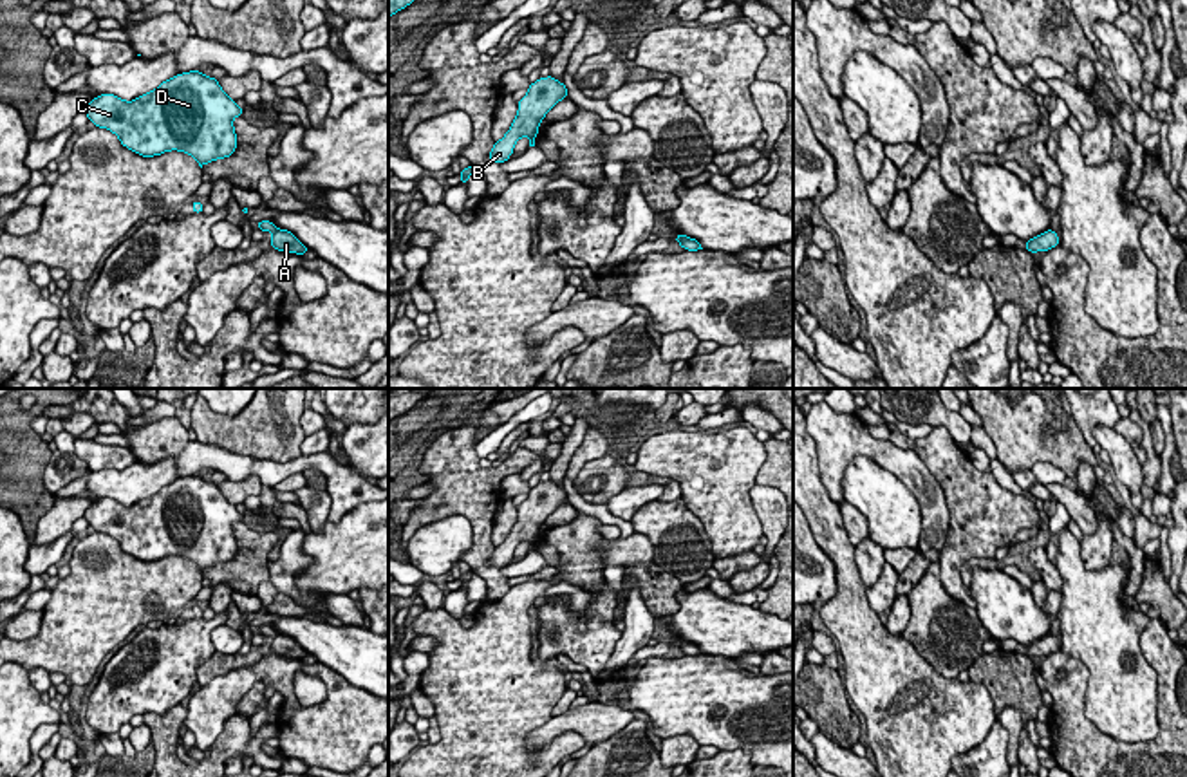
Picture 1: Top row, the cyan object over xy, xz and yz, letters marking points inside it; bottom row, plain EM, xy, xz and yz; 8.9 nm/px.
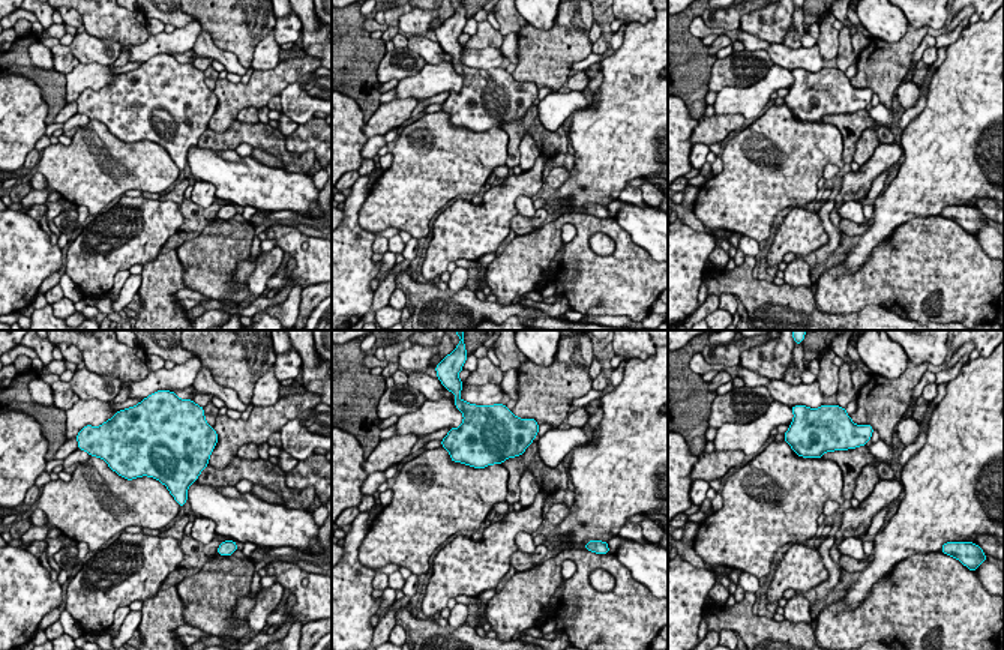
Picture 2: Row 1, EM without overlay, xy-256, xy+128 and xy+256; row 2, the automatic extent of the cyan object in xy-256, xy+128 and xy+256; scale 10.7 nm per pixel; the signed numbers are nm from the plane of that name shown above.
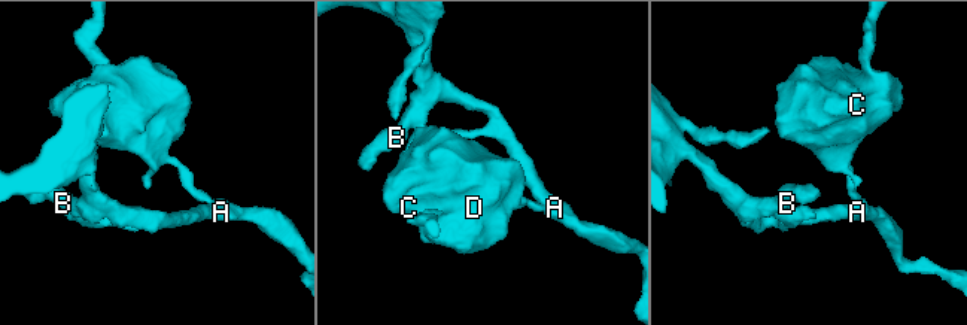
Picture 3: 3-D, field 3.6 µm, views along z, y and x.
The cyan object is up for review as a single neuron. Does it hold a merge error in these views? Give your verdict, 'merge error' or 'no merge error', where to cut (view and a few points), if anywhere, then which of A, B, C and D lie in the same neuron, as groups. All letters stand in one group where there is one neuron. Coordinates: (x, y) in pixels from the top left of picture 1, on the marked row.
merge error; cut in xz along (678, 235), (680, 241); A B / C D

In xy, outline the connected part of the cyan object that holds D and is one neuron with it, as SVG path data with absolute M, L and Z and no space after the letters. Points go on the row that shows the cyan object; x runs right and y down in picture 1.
M190 70L134 101L101 94L85 107L85 114L143 157L179 150L195 157L202 168L237 150L233 119L244 116L244 110L215 78Z

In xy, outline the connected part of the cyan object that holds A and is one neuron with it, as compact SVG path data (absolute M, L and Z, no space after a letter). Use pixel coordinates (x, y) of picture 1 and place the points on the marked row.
M276 229L271 239L271 248L284 253L305 255L309 249L291 231Z

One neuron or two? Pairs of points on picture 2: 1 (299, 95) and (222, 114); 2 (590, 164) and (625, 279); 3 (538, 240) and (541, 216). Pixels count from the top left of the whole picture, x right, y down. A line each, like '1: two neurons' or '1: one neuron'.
1: two neurons
2: two neurons
3: two neurons

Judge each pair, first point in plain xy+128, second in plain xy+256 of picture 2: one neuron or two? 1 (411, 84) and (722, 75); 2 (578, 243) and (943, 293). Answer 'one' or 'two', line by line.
1: two
2: one

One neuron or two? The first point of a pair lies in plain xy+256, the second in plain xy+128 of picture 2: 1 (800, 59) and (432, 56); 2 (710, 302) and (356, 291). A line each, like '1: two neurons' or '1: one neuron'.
1: two neurons
2: two neurons

